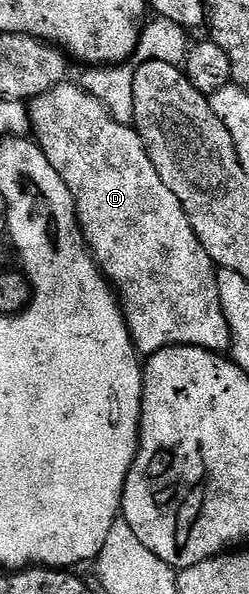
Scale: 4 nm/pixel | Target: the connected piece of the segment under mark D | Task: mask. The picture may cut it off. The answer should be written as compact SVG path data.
M72 84L55 85L50 87L50 91L32 98L28 105L30 129L33 134L36 132L34 140L46 155L46 159L50 159L50 167L54 167L54 171L58 171L58 175L62 175L62 183L66 183L70 195L76 200L76 218L80 221L80 229L84 233L84 239L87 241L89 249L92 250L97 265L100 266L100 272L108 278L118 294L120 307L124 310L124 321L128 324L132 342L136 344L137 354L151 355L175 345L193 345L219 354L231 350L232 332L226 323L226 315L222 311L222 303L218 295L217 266L212 264L210 255L206 255L206 247L202 247L198 235L194 235L194 227L190 227L190 219L186 219L186 211L182 211L182 203L178 199L178 195L174 195L174 191L170 191L170 187L166 187L166 183L162 183L154 163L150 163L150 155L144 150L142 139L137 135L135 128L114 119L102 102L91 97L79 84Z

